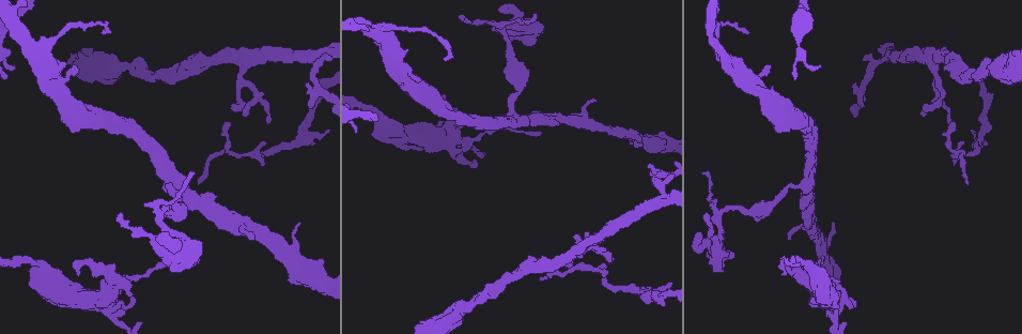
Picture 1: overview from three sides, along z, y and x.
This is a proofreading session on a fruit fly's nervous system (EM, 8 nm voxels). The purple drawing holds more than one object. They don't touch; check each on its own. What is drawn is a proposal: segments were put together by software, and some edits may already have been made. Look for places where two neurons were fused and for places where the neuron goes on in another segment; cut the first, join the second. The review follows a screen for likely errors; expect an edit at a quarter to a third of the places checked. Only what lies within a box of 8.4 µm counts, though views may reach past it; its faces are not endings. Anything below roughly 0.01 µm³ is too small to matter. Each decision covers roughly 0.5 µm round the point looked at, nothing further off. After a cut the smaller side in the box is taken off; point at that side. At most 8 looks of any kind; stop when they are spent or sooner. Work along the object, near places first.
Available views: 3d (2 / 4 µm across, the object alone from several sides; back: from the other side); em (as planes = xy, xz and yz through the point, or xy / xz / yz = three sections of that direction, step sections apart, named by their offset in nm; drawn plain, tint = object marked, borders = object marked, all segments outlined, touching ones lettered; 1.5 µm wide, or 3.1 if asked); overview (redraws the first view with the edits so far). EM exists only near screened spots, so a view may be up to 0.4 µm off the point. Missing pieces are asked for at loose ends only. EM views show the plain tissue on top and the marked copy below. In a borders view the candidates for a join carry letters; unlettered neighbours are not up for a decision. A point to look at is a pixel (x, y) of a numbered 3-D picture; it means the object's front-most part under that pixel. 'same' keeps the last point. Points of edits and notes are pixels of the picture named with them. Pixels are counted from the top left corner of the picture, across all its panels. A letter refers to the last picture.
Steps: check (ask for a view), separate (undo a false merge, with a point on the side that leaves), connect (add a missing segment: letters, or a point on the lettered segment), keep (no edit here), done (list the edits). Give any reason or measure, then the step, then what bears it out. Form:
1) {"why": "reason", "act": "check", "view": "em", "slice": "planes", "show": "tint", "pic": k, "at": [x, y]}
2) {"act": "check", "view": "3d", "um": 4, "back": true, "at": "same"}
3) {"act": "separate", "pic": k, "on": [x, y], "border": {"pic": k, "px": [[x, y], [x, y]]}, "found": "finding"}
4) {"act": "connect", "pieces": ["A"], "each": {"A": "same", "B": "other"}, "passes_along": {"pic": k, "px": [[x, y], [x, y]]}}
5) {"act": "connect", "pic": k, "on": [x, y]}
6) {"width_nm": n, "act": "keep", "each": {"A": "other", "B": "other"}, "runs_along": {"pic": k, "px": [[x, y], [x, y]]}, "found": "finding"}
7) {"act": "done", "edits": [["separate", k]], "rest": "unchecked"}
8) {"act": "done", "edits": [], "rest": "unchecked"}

{"why": "an open end", "act": "check", "view": "3d", "um": 4, "pic": 1, "at": [778, 267]}

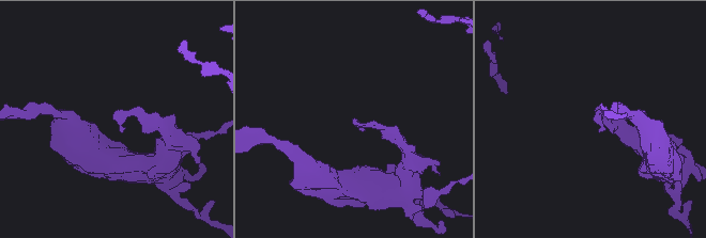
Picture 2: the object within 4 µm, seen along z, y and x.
{"act": "check", "view": "em", "slice": "planes", "show": "borders", "pic": 2, "at": [114, 118]}

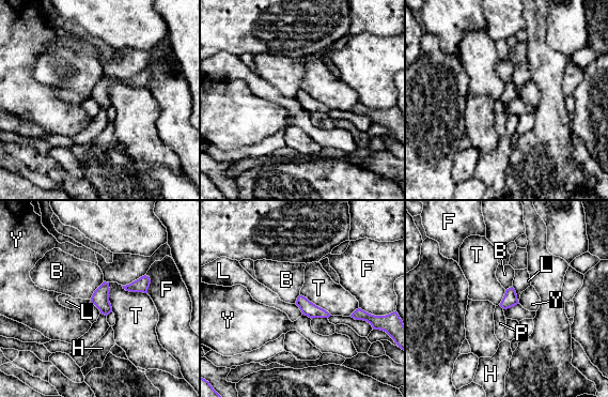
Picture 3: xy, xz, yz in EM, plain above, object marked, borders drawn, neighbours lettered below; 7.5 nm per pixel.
{"act": "keep", "each": {"B": "other", "F": "other", "H": "other", "L": "other", "P": "other", "T": "other", "Y": "other"}, "border": {"pic": 3, "px": [[512, 287], [518, 302]]}, "found": "no lettered segment goes on from it"}

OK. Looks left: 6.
{"why": "calibre changes", "act": "check", "view": "em", "slice": "planes", "show": "borders", "pic": 1, "at": [740, 210]}

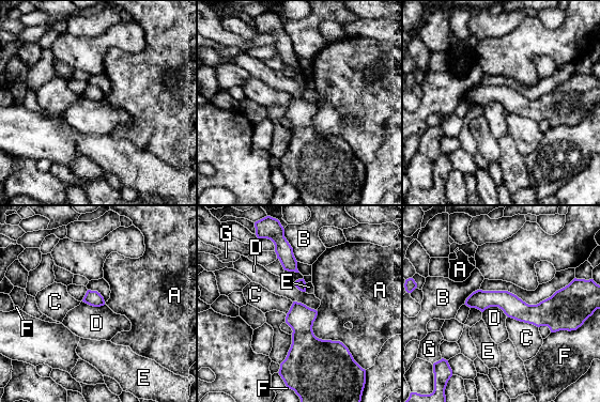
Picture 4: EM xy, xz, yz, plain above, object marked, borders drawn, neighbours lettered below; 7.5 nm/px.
{"width_nm": 120, "longest_contact_nm": ["A", 460], "act": "keep", "each": {"A": "other", "B": "other", "C": "other", "D": "other", "E": "other", "F": "other", "G": "other"}, "found": "all the same neuron"}

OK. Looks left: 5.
{"act": "check", "view": "3d", "um": 4, "pic": 1, "at": [571, 269]}

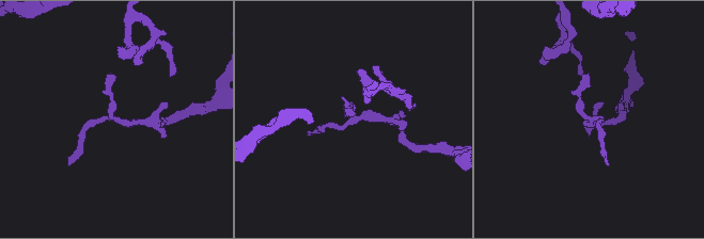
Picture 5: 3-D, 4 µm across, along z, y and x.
{"why": "shape alone is not enough", "act": "check", "view": "em", "slice": "planes", "show": "borders", "pic": 5, "at": [589, 120]}

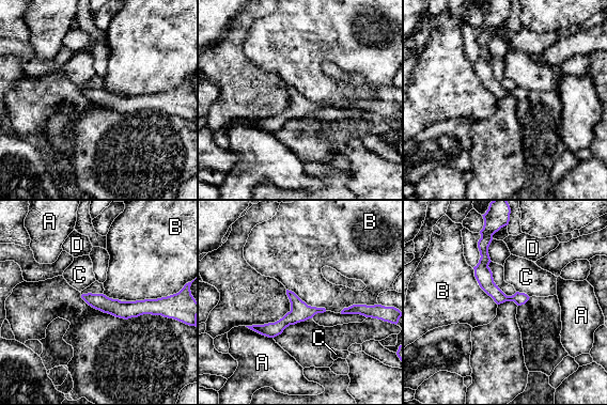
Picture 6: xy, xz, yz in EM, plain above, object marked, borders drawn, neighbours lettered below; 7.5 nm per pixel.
{"longest_contact_nm": ["B", 340], "act": "keep", "each": {"A": "other", "B": "other", "C": "other", "D": "other"}, "runs_along": {"pic": 6, "px": [[84, 296], [112, 307], [159, 302]]}, "found": "all the same neuron"}

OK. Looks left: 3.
{"act": "done", "edits": [], "rest": "unchecked"}

